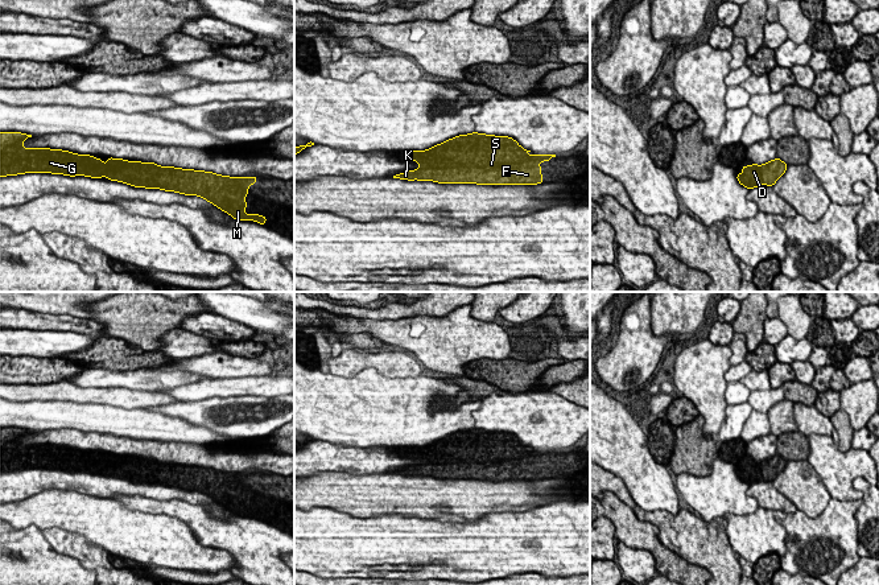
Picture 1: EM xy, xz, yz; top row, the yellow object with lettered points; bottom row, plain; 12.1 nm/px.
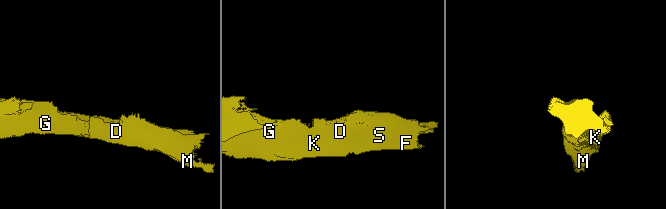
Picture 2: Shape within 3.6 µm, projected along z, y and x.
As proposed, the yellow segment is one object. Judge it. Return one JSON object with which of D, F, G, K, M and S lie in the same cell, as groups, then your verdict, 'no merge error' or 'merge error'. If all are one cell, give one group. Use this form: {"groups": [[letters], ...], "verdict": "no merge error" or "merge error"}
{"groups": [["D", "F", "G", "K", "M", "S"]], "verdict": "no merge error"}

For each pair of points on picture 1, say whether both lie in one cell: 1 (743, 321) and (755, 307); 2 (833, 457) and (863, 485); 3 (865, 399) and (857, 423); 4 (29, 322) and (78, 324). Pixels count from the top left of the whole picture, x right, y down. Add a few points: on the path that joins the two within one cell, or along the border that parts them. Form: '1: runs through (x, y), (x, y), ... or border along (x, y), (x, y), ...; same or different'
1: runs through (747, 317), (752, 310); same
2: border along (862, 476), (853, 482), (855, 490); different
3: runs through (859, 404), (858, 417); same
4: runs through (41, 322), (66, 322); same

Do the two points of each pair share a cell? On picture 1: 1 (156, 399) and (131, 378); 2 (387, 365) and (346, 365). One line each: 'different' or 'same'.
1: different
2: same

